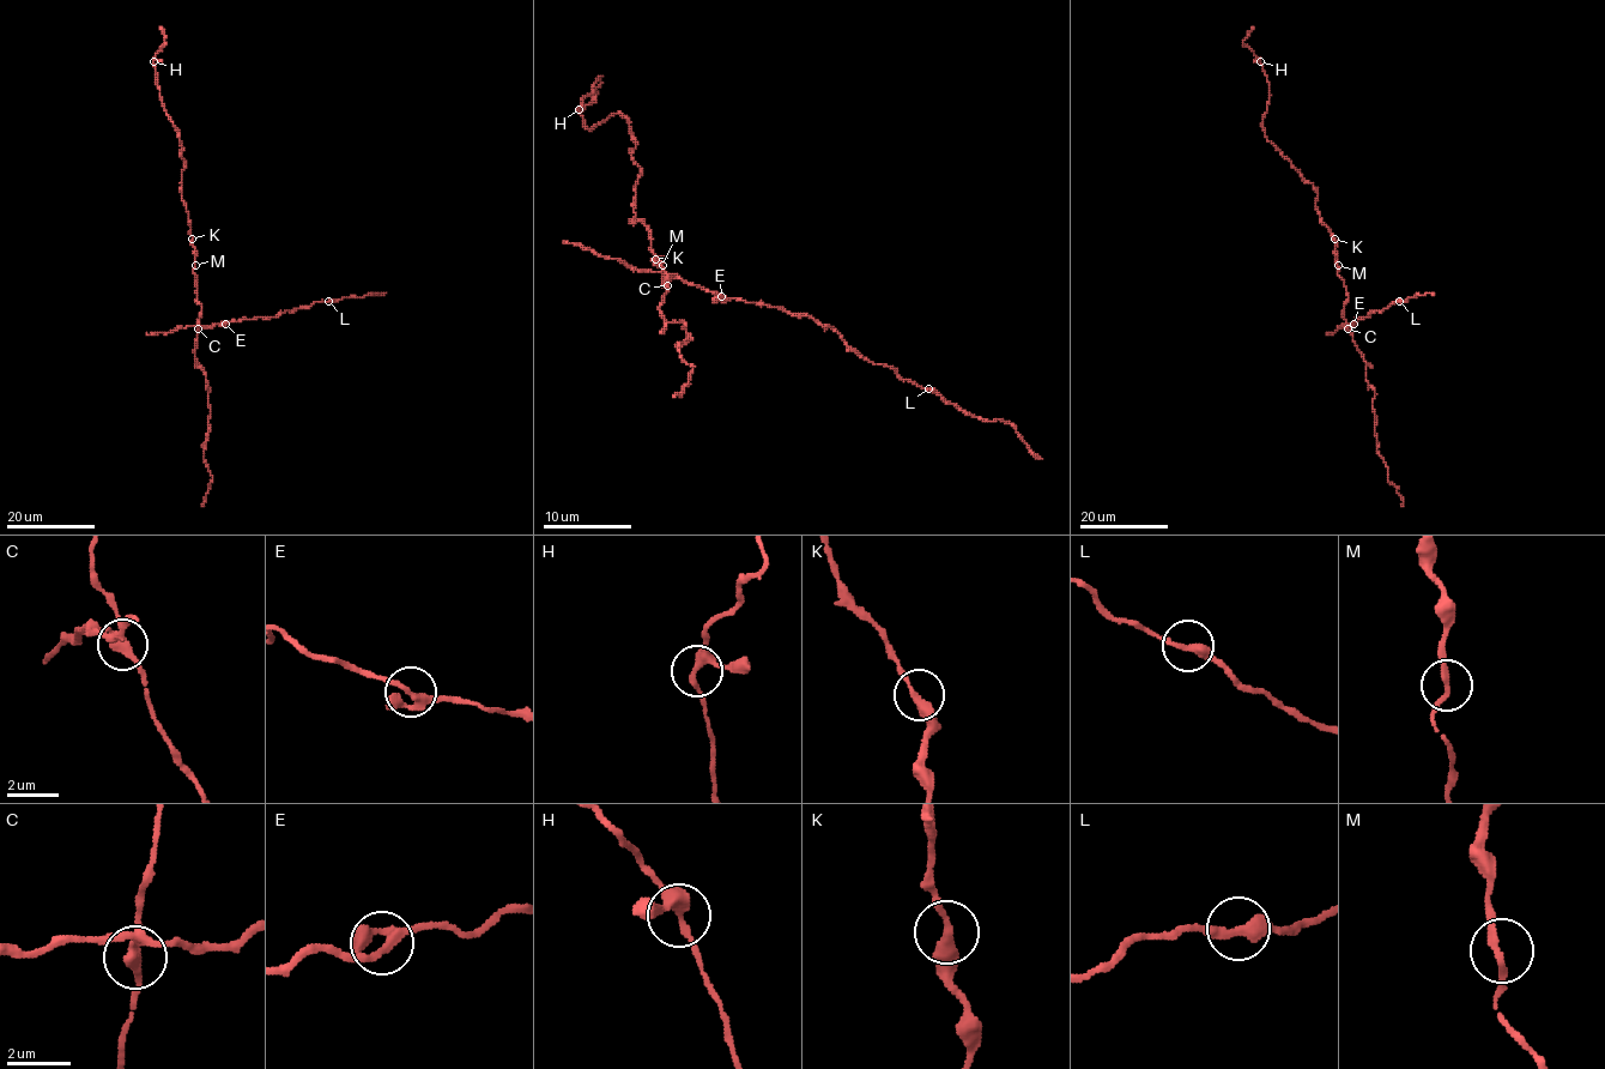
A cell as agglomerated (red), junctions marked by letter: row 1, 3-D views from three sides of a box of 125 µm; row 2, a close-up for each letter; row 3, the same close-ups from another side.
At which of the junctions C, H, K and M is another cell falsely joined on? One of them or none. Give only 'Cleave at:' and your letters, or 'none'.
Cleave at: C

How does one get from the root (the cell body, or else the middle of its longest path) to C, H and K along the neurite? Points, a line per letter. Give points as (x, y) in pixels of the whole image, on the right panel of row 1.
C: (1337, 265), (1348, 296), (1343, 310), (1348, 328)
H: (1337, 265), (1336, 240), (1315, 206), (1316, 191), (1266, 138), (1263, 127), (1270, 86), (1260, 61)
K: (1337, 265), (1334, 239)

